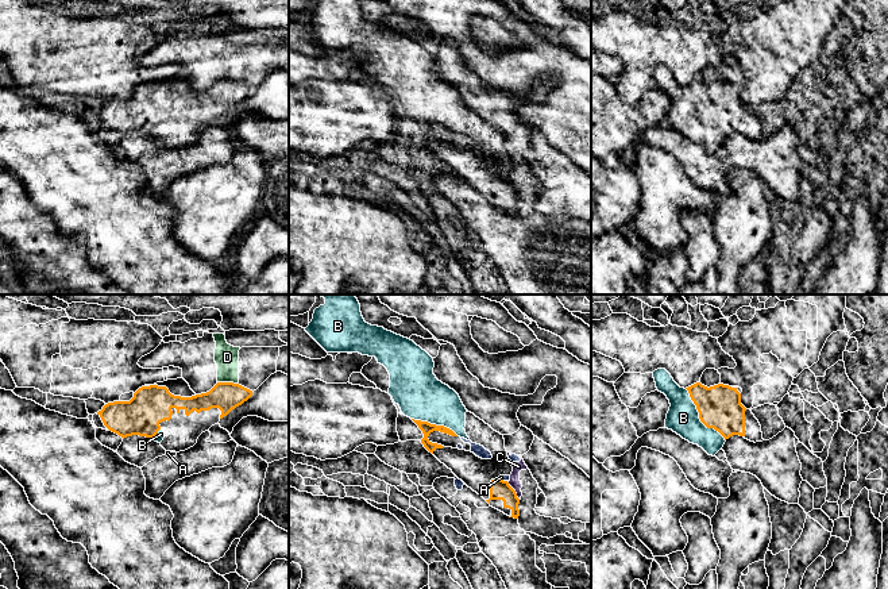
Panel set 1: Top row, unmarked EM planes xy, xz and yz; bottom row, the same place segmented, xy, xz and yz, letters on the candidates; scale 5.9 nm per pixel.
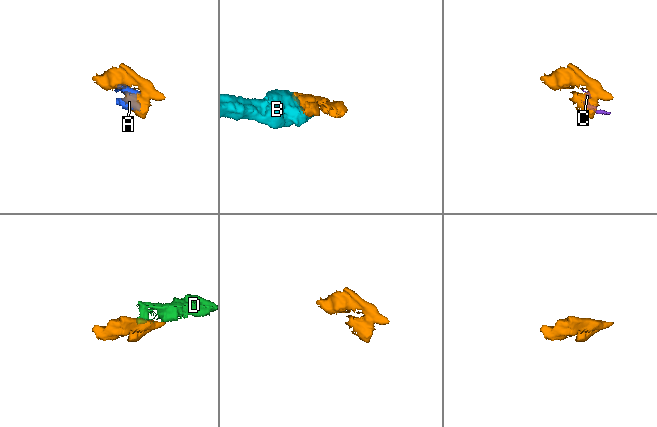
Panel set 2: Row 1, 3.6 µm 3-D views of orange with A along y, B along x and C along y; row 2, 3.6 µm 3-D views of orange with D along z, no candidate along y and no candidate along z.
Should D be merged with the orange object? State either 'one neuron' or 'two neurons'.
two neurons

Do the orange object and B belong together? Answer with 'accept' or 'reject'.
accept

